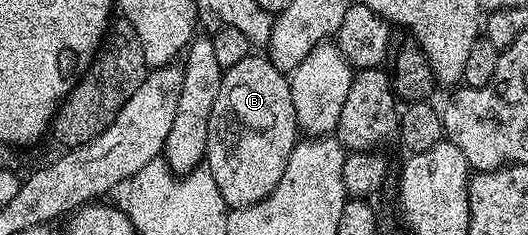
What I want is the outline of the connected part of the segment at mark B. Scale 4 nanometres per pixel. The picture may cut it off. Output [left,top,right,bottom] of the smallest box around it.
[206,56,298,211]

